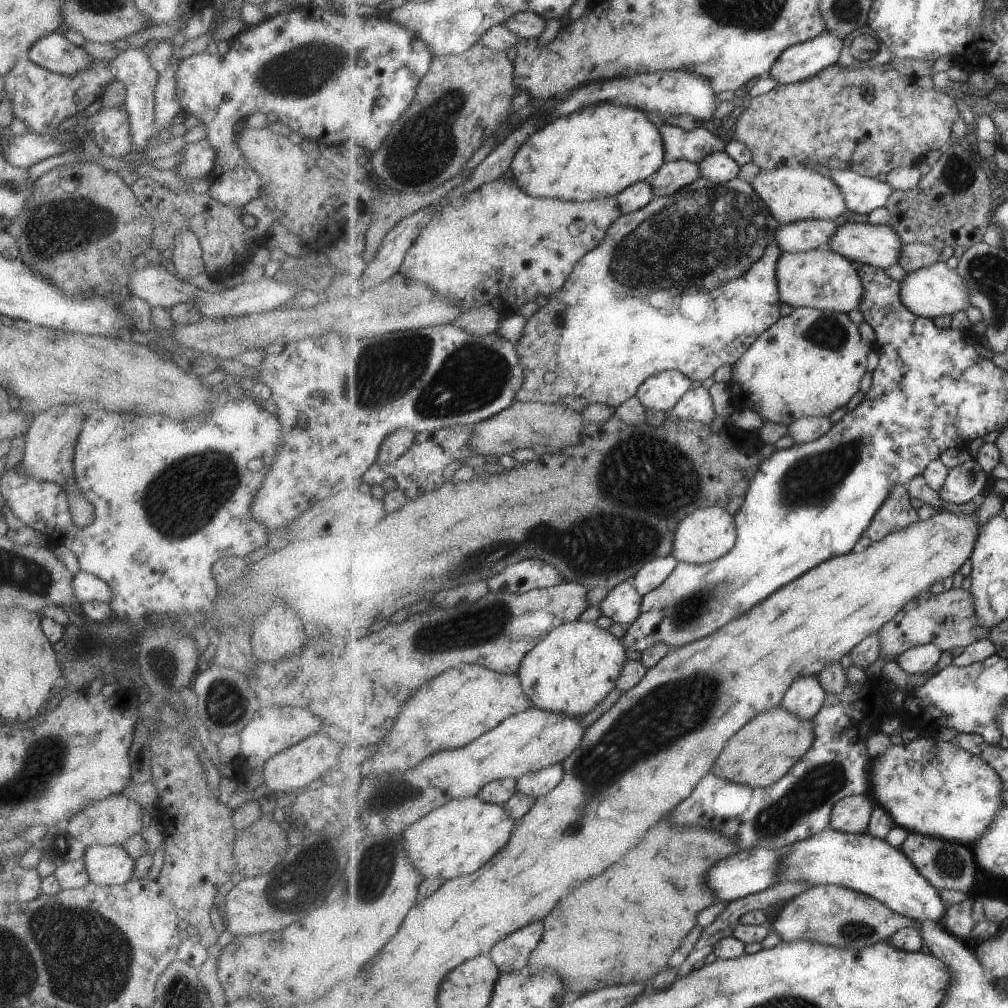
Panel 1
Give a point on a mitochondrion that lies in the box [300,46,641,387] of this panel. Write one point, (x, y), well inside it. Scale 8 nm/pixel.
(427, 141)

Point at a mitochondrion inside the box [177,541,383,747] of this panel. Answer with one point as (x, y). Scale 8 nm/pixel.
(225, 706)

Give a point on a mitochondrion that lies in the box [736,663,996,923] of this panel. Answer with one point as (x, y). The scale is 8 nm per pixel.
(815, 787)

